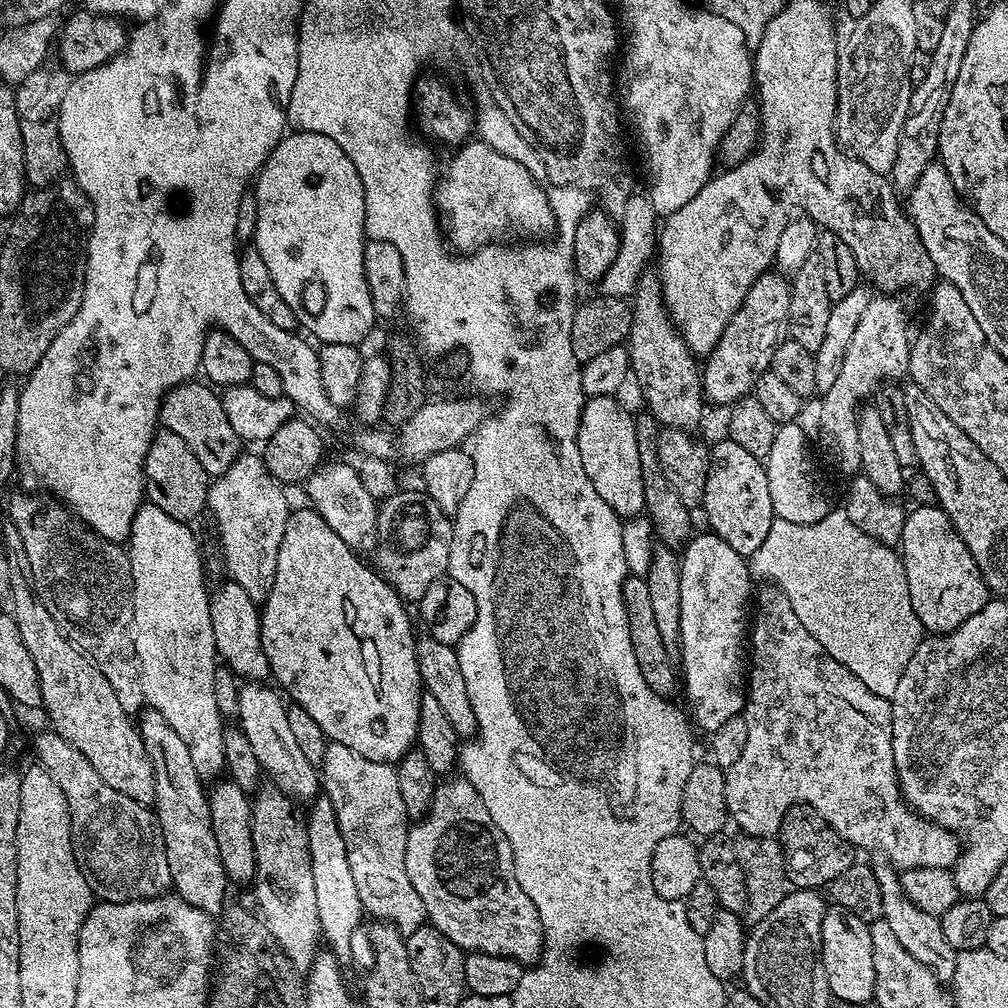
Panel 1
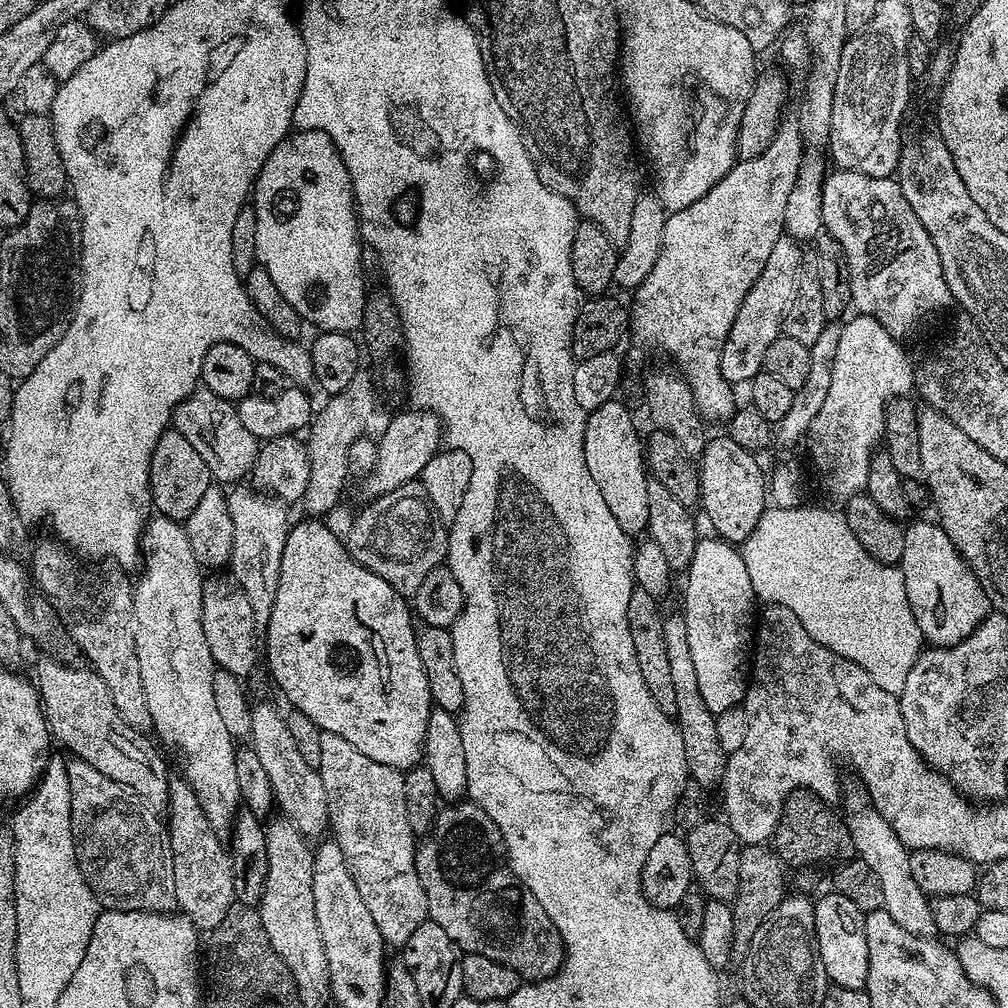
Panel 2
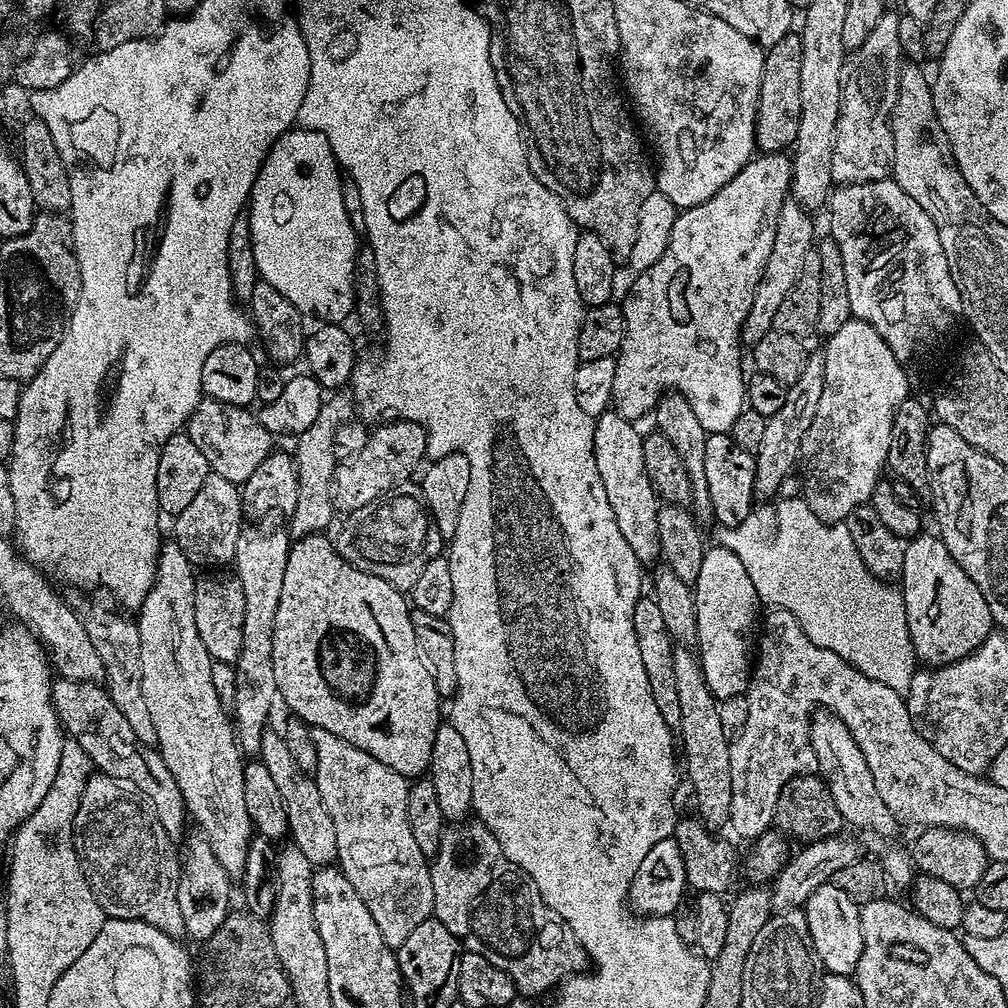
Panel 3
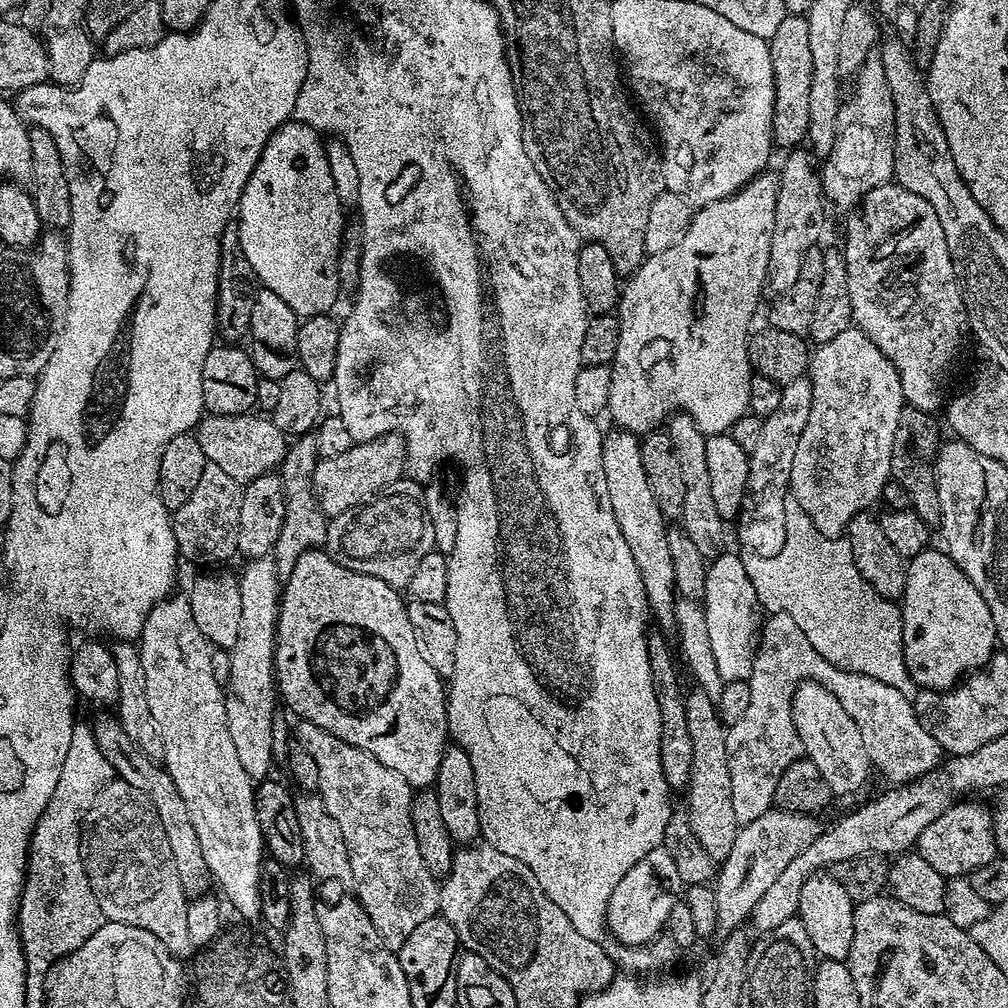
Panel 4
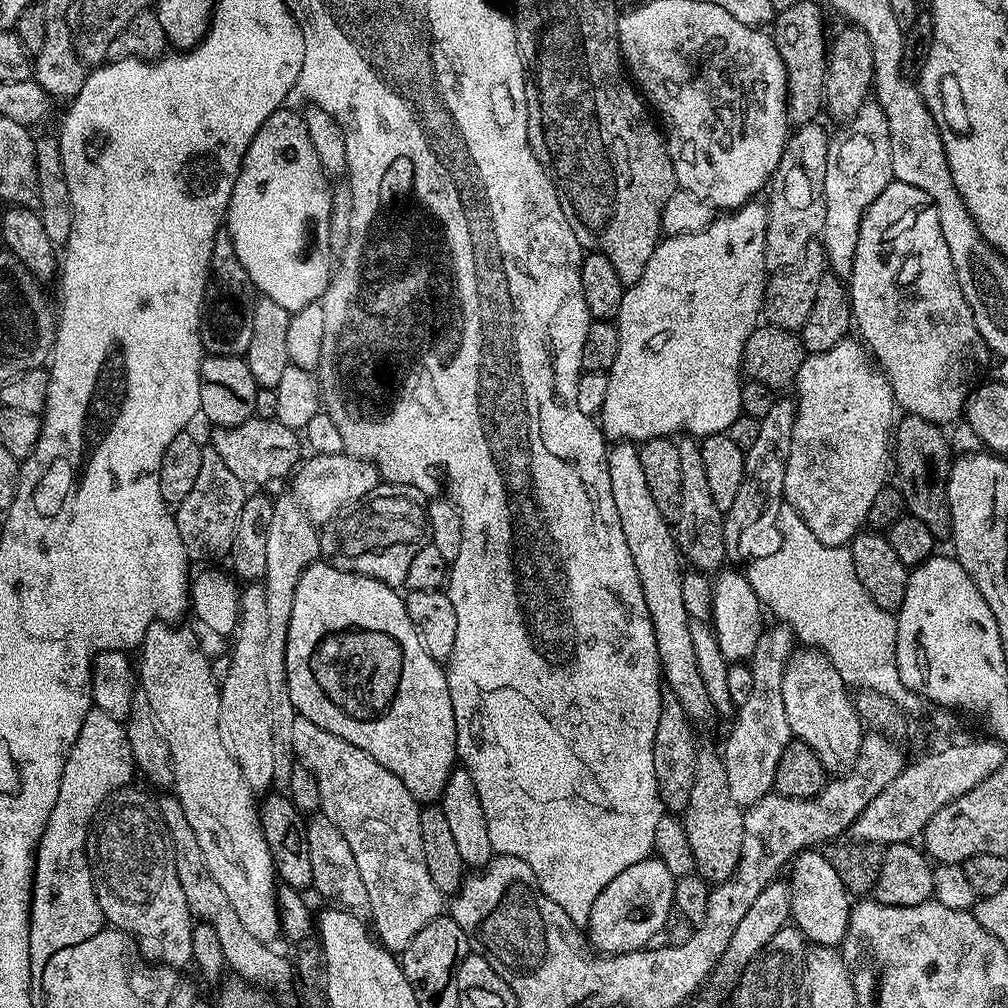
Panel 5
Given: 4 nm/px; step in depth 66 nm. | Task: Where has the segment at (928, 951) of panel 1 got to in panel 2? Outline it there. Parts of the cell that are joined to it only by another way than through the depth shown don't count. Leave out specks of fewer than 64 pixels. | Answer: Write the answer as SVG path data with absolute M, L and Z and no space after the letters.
M853 782L846 792L842 816L848 826L848 833L856 847L856 856L878 874L878 886L882 886L882 907L888 912L902 930L915 936L929 938L937 935L934 914L929 897L914 882L914 874L910 874L910 852L904 843L896 837L890 822L882 818L879 810L872 806L872 800L861 788L859 783Z

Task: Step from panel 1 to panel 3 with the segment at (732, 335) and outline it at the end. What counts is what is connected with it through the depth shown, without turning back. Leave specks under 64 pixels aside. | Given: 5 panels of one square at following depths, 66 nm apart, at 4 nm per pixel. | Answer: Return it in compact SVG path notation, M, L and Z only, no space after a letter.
M786 202L778 214L778 226L774 234L774 246L770 250L770 258L764 267L764 277L754 290L754 302L750 306L750 314L746 314L746 322L740 331L740 339L745 345L757 344L766 333L773 331L774 314L778 314L778 306L786 299L786 294L794 290L794 282L798 282L798 274L802 270L802 258L813 251L812 220L807 211L795 202Z

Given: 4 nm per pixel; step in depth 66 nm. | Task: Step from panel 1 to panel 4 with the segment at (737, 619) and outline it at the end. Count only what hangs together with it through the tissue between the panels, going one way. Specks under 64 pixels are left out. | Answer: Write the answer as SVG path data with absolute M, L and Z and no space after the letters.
M728 550L709 563L706 574L706 590L702 601L706 614L706 631L718 674L725 682L748 681L756 657L756 641L760 639L760 599L758 594L754 594L754 582L750 582L750 574L746 574L744 562L743 555L735 556Z

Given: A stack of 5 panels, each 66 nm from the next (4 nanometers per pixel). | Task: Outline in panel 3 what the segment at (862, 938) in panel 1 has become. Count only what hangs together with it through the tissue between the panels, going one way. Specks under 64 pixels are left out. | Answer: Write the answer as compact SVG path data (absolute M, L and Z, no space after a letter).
M829 882L818 886L818 890L810 894L803 909L806 914L806 926L810 926L810 938L814 942L814 950L820 959L821 969L825 973L852 976L858 966L858 958L862 958L860 905L855 904L844 891L838 890L836 884Z

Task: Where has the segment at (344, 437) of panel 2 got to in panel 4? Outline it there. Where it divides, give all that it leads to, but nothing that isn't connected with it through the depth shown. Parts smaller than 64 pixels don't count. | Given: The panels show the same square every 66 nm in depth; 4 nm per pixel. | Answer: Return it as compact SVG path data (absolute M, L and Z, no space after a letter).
M305 434L291 441L290 447L280 463L278 475L284 487L284 517L282 528L278 530L274 559L276 572L280 577L287 578L290 570L294 570L294 562L302 558L304 552L312 548L320 548L328 542L329 517L325 516L316 500L312 486L312 471L316 468L317 460L321 459L316 449L315 435Z

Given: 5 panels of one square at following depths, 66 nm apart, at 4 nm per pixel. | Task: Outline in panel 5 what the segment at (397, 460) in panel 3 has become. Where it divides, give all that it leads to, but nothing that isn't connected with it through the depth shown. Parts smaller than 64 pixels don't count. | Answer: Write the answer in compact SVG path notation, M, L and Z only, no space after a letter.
M343 451L325 456L312 454L309 457L295 473L297 476L294 495L303 504L304 513L317 526L328 524L334 514L341 512L353 500L363 500L365 496L377 491L381 483L380 472L371 460L357 460Z

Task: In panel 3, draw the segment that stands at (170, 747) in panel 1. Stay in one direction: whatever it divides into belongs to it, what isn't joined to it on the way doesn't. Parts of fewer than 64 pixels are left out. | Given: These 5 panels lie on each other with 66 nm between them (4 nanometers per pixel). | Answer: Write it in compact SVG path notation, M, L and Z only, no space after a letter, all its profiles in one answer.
M196 830L185 835L182 841L182 859L180 862L180 881L178 882L178 906L182 909L182 922L184 931L197 942L203 942L222 926L230 911L228 899L232 896L233 877L214 858L214 852L210 850L210 842L204 837L204 833Z

